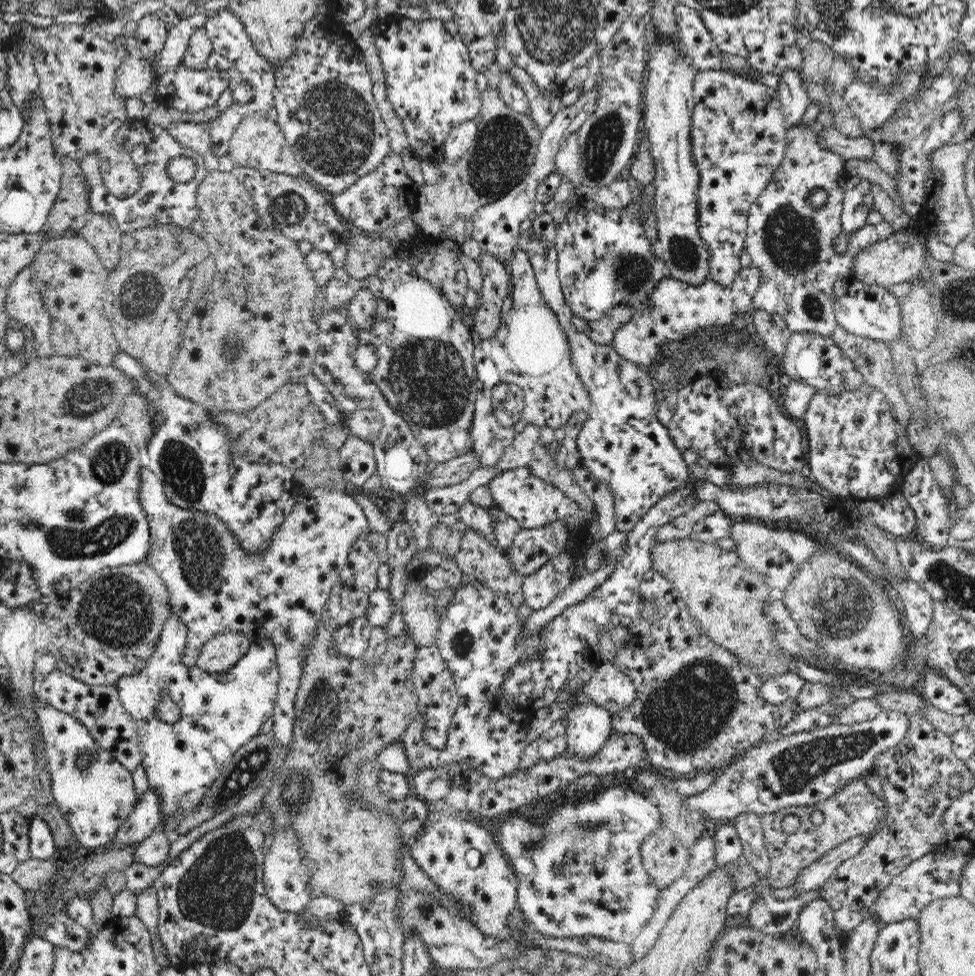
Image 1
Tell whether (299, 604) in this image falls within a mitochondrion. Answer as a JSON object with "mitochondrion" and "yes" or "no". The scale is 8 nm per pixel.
{"mitochondrion":"no"}

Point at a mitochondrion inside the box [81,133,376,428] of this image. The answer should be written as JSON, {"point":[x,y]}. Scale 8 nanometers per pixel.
{"point":[140,293]}

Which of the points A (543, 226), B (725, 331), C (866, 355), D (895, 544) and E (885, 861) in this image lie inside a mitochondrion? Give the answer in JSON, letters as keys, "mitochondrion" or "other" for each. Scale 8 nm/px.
{"A":"other","B":"other","C":"other","D":"other","E":"other"}

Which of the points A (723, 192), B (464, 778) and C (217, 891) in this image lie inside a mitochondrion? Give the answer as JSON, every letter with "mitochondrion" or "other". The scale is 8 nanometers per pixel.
{"A":"other","B":"other","C":"mitochondrion"}

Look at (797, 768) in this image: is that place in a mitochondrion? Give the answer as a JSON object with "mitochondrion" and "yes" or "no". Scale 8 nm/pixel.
{"mitochondrion":"yes"}

